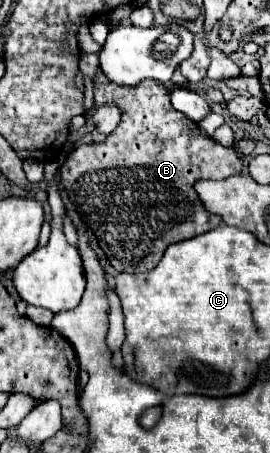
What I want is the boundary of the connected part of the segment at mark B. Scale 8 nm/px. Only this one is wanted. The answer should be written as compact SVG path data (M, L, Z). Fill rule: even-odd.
M142 80L136 86L94 84L96 106L114 102L122 110L118 128L104 142L76 146L60 168L60 186L68 192L70 202L80 214L86 228L96 236L100 248L118 272L152 270L170 244L194 238L220 226L222 218L204 208L194 190L194 182L202 178L227 178L242 170L242 160L234 148L224 148L210 136L204 136L198 124L174 110L170 90L154 80Z

